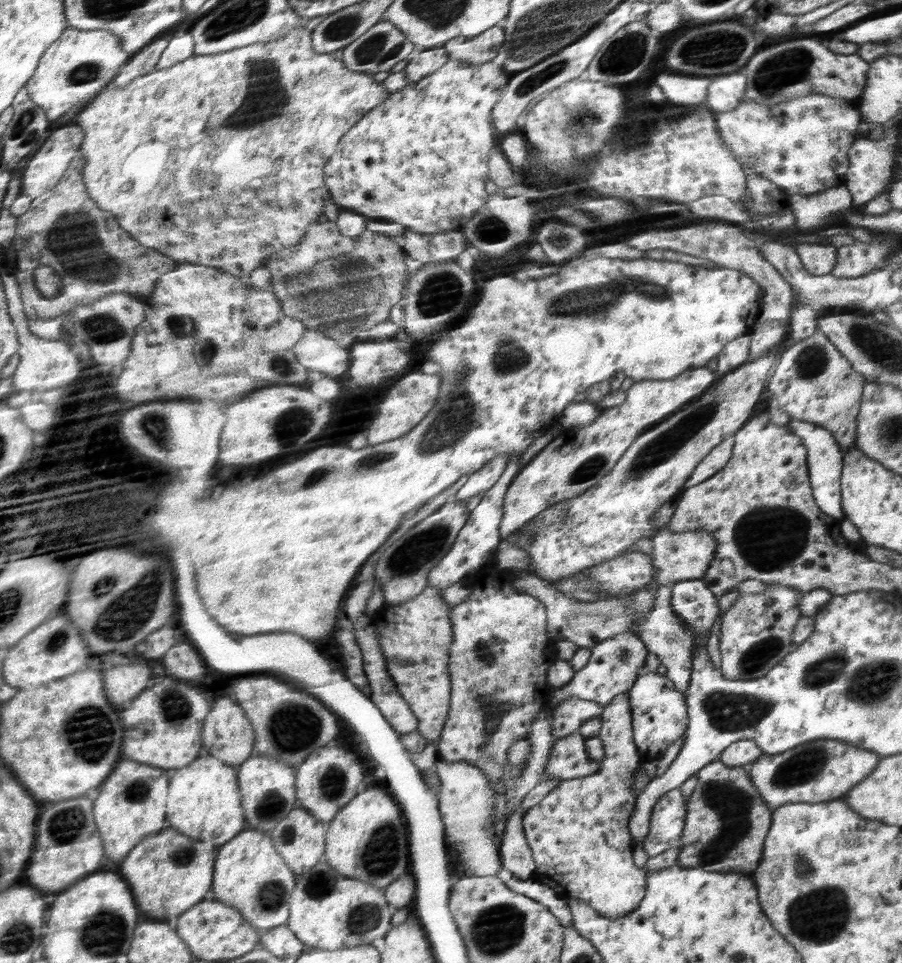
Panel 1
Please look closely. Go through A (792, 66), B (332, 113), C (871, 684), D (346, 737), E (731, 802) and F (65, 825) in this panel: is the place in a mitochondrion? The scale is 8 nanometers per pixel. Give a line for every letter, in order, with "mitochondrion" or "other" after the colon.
A: mitochondrion
B: other
C: mitochondrion
D: other
E: mitochondrion
F: mitochondrion

